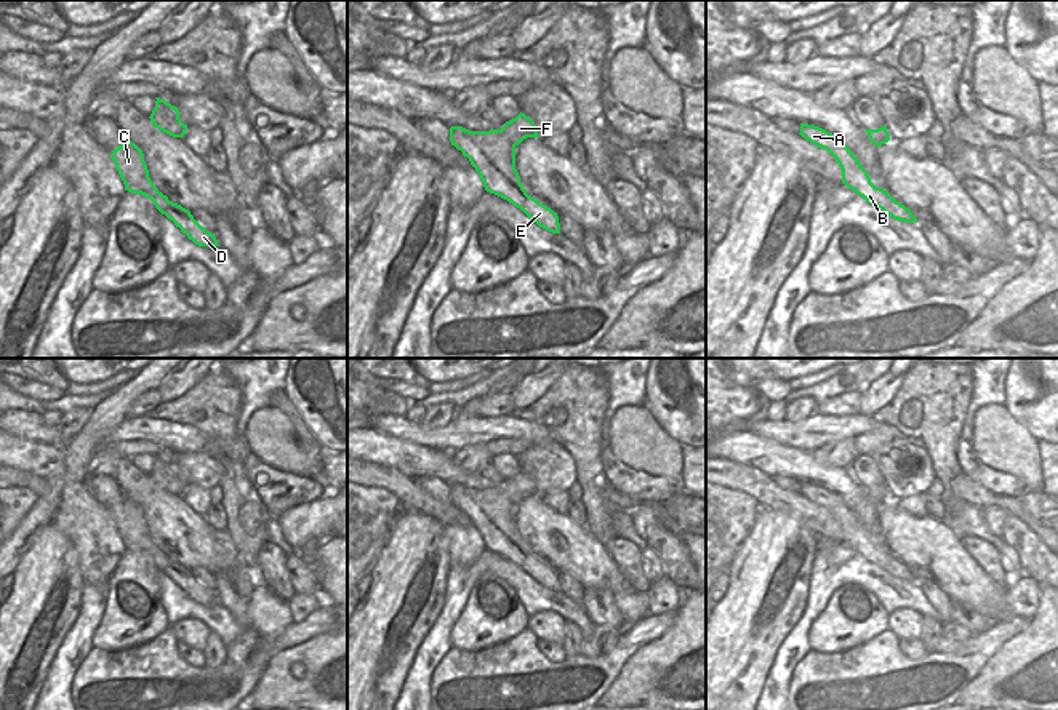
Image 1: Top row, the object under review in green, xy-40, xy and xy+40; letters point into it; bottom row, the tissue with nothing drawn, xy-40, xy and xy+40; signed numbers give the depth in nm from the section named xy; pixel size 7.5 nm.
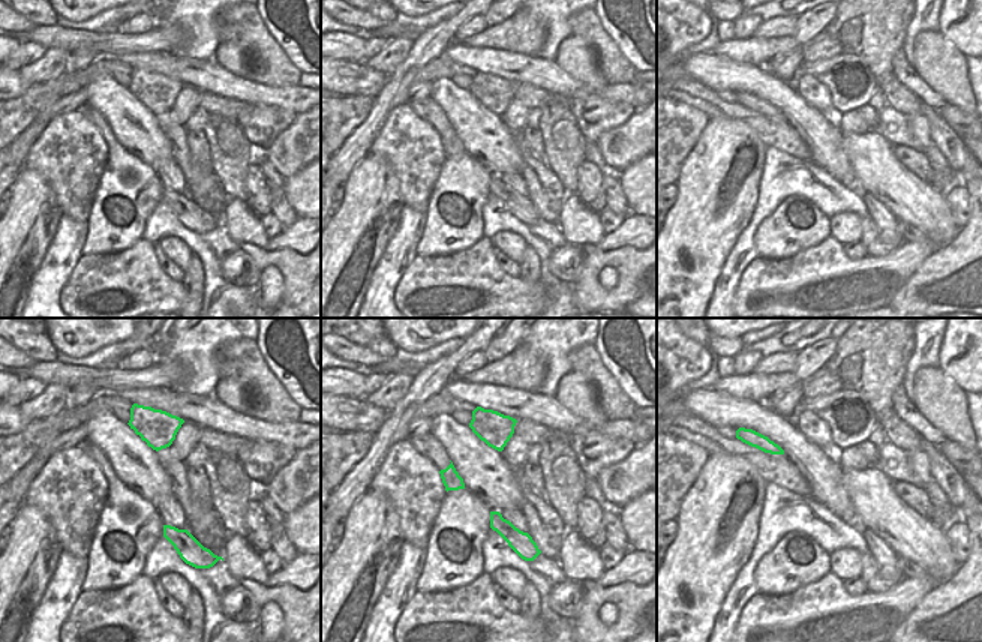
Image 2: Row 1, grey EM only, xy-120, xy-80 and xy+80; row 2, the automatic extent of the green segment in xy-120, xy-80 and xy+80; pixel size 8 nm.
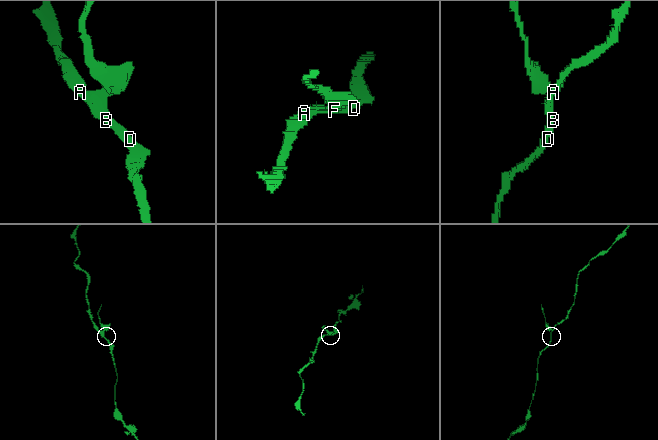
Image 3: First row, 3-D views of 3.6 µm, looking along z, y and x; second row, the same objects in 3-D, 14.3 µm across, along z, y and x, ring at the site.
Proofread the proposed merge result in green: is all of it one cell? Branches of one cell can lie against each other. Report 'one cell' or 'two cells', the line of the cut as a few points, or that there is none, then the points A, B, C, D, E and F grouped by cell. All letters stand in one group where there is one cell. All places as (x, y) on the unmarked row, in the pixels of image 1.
two cells | xy (501, 486), (514, 504) | A B C D E / F

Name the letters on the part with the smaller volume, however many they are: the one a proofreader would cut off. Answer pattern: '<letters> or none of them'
F

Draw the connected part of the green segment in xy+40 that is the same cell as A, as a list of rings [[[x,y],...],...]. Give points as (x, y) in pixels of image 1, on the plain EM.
[[[800,481],[799,493],[812,502],[826,507],[842,528],[842,542],[863,555],[868,561],[877,564],[893,577],[917,580],[909,566],[896,560],[887,548],[871,540],[868,529],[839,494],[808,481]]]

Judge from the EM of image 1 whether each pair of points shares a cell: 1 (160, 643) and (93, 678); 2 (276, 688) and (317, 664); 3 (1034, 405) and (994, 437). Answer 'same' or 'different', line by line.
1: same
2: same
3: different

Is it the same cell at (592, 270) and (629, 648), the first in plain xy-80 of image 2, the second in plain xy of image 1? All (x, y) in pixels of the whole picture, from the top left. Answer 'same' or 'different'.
different

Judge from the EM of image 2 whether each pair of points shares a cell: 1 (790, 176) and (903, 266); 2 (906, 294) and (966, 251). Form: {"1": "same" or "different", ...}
{"1": "different", "2": "same"}

